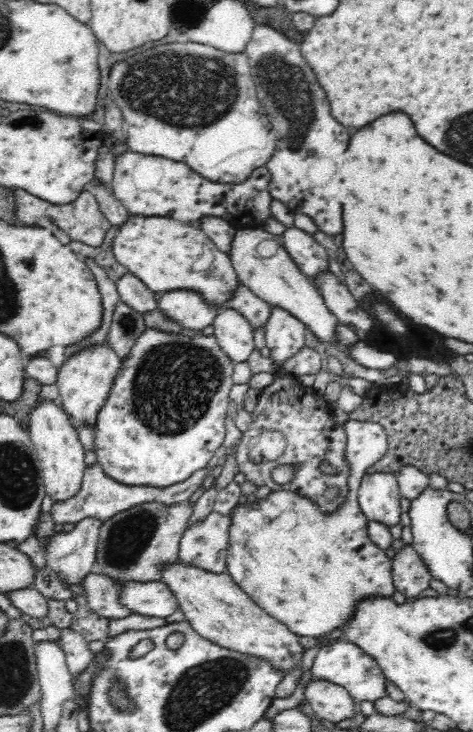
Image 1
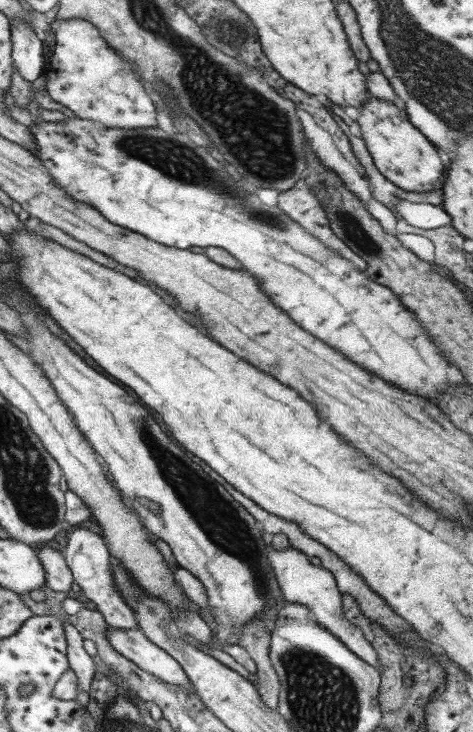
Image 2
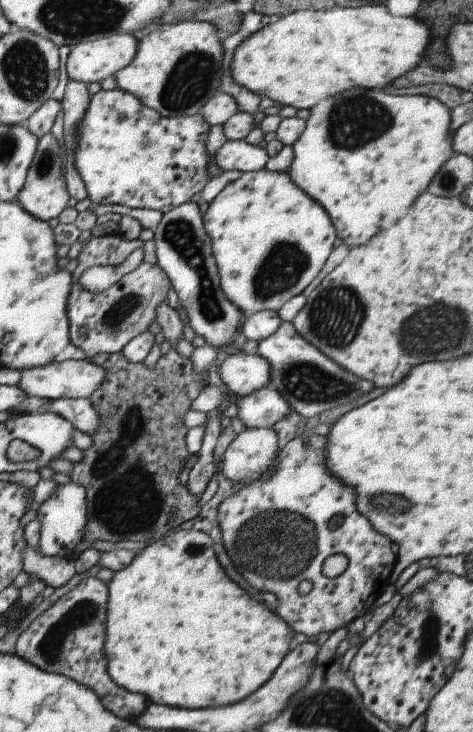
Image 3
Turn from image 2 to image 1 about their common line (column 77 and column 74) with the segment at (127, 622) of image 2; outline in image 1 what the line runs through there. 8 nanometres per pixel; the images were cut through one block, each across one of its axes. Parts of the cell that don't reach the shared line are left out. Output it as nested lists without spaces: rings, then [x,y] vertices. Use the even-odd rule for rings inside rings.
[[[44,500],[42,504],[42,514],[40,514],[40,524],[38,524],[38,530],[36,530],[36,538],[42,542],[42,550],[44,550],[44,558],[46,558],[46,564],[48,568],[58,576],[60,584],[70,590],[70,586],[76,586],[76,584],[82,584],[82,580],[94,572],[94,560],[96,560],[96,548],[98,548],[98,532],[102,528],[102,520],[98,518],[84,518],[82,522],[76,524],[74,530],[70,532],[56,532],[54,526],[54,518],[50,516],[48,512],[48,500]]]

